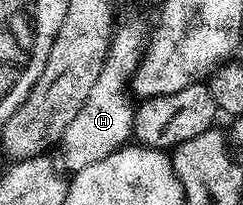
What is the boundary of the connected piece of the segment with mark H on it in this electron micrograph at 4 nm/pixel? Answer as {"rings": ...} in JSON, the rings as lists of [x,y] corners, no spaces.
{"rings":[[[140,22],[115,24],[114,38],[110,41],[104,67],[100,67],[100,76],[96,79],[92,92],[88,94],[88,103],[84,103],[84,107],[80,107],[80,112],[76,114],[76,119],[68,123],[68,131],[64,131],[60,142],[60,150],[66,155],[70,170],[77,171],[92,163],[100,163],[100,159],[108,159],[108,155],[123,148],[131,140],[136,110],[136,101],[130,98],[132,82],[146,56],[147,46],[148,30]]]}

